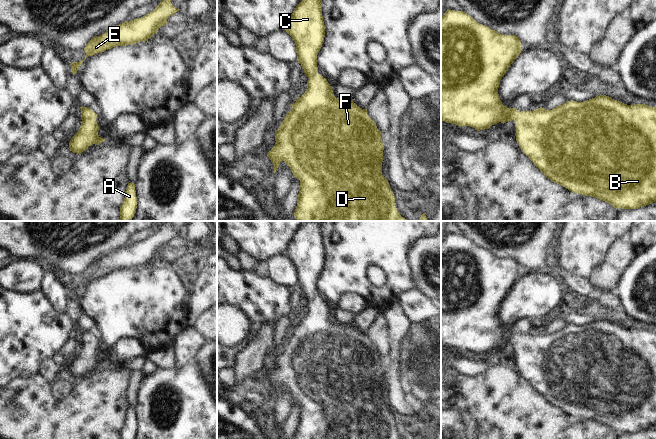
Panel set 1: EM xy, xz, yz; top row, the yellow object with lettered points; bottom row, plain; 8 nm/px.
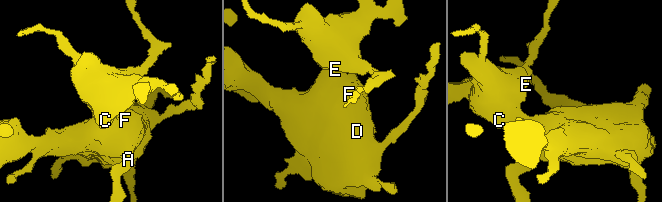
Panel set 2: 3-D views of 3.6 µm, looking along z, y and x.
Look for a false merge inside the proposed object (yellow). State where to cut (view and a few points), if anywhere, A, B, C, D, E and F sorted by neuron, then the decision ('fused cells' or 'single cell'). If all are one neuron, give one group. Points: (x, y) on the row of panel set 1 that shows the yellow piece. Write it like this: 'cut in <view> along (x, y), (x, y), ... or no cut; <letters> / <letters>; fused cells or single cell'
no cut; A B C D E F; single cell

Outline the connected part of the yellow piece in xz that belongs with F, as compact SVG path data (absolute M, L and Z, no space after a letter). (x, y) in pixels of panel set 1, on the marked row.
M302 0L295 8L291 16L288 18L286 32L292 37L296 45L297 61L304 69L305 75L308 77L307 89L301 97L297 97L295 103L291 104L291 111L288 112L282 121L280 127L275 131L275 145L268 152L267 156L274 165L274 173L284 161L291 169L293 178L300 180L300 189L298 194L297 206L294 212L295 221L410 221L403 218L395 206L395 196L391 191L388 180L382 175L382 162L384 144L381 141L381 131L377 128L375 122L368 116L367 109L357 106L353 100L339 100L334 94L332 87L327 79L318 73L317 55L320 51L324 37L325 25L322 16L322 0Z

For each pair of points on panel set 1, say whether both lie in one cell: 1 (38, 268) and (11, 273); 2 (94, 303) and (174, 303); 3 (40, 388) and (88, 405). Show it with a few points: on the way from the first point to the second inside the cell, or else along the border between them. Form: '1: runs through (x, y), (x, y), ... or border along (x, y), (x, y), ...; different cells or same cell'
1: runs through (31, 271), (28, 273), (18, 273); same cell
2: runs through (114, 303), (154, 303); same cell
3: runs through (49, 401), (55, 407), (75, 407); same cell

